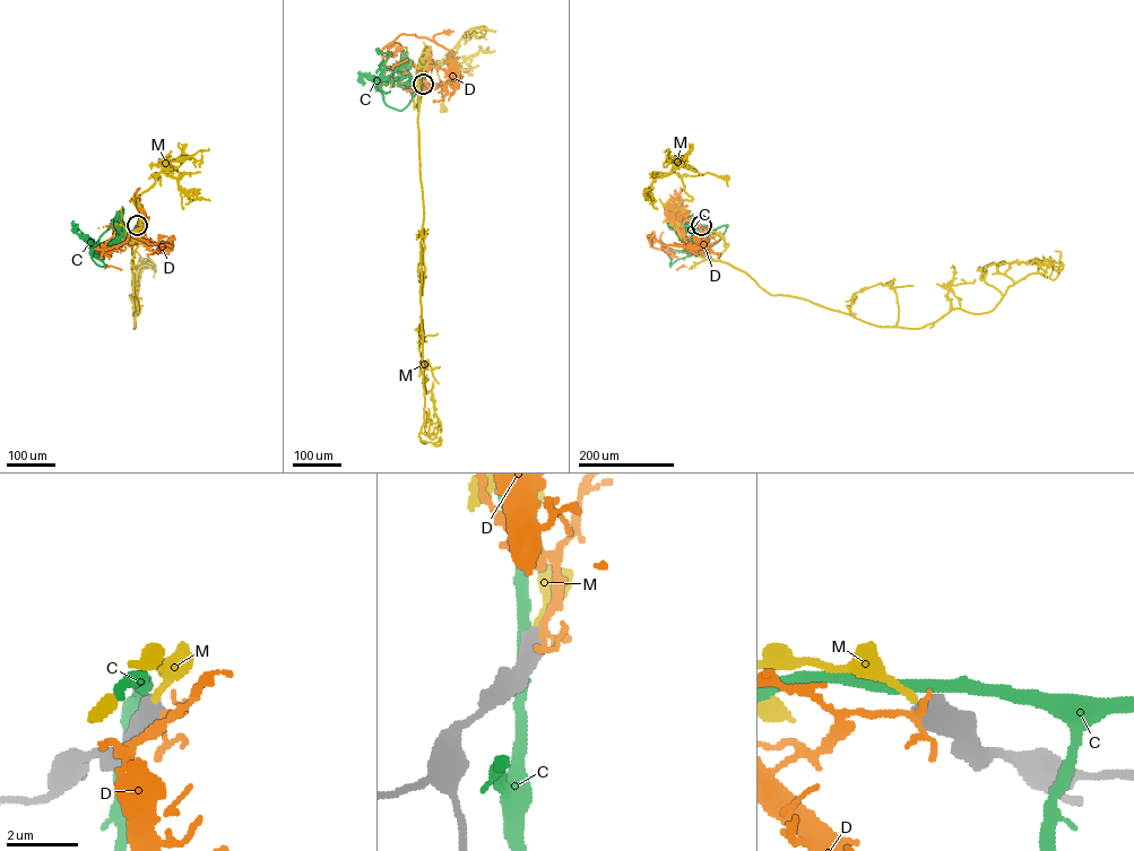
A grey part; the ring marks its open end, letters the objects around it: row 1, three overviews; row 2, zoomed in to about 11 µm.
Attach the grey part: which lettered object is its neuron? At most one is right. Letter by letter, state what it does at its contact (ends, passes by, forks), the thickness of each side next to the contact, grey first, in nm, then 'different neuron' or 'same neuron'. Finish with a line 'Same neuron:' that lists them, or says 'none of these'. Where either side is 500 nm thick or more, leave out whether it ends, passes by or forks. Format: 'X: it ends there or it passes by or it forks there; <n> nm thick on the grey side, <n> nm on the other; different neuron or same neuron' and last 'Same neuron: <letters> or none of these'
C: 650 nm thick on the grey side, 360 nm on the other; different neuron
D: 650 nm thick on the grey side, 140 nm on the other; different neuron
M: 600 nm thick on the grey side, 200 nm on the other; same neuron
Same neuron: M

